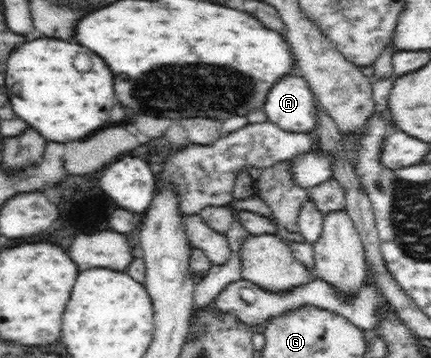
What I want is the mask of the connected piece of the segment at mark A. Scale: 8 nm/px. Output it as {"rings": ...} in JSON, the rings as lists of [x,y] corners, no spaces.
{"rings":[[[285,74],[269,90],[265,98],[265,114],[281,130],[310,132],[315,135],[316,103],[316,98],[303,77]]]}

